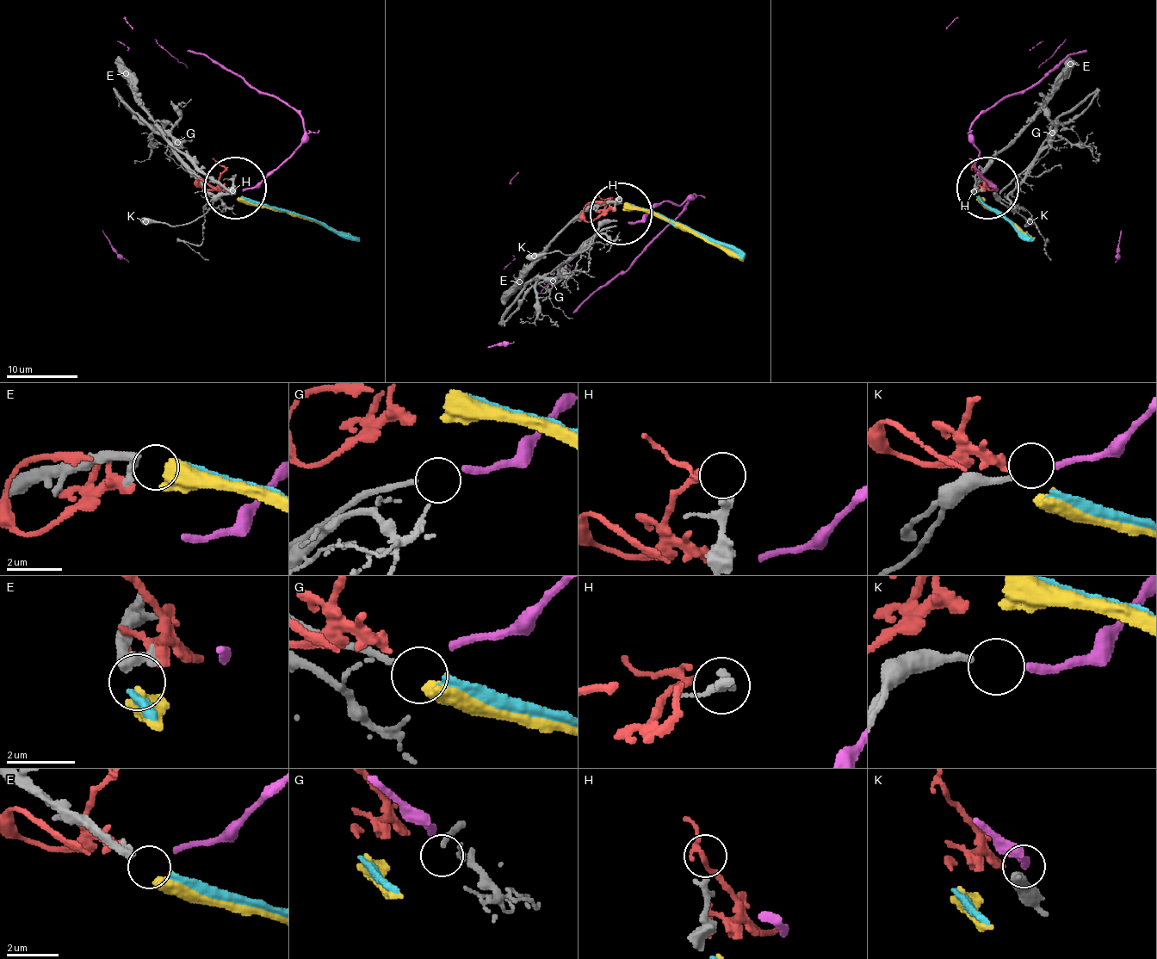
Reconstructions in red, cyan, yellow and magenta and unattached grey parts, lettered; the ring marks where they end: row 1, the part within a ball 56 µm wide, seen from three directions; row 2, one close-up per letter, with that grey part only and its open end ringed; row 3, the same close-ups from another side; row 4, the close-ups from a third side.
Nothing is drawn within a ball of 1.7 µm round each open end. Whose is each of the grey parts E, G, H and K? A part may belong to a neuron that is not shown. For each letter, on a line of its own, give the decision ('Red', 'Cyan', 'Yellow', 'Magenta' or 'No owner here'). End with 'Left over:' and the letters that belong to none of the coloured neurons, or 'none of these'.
E: Cyan
G: No owner here
H: Red
K: Magenta
Left over: G

